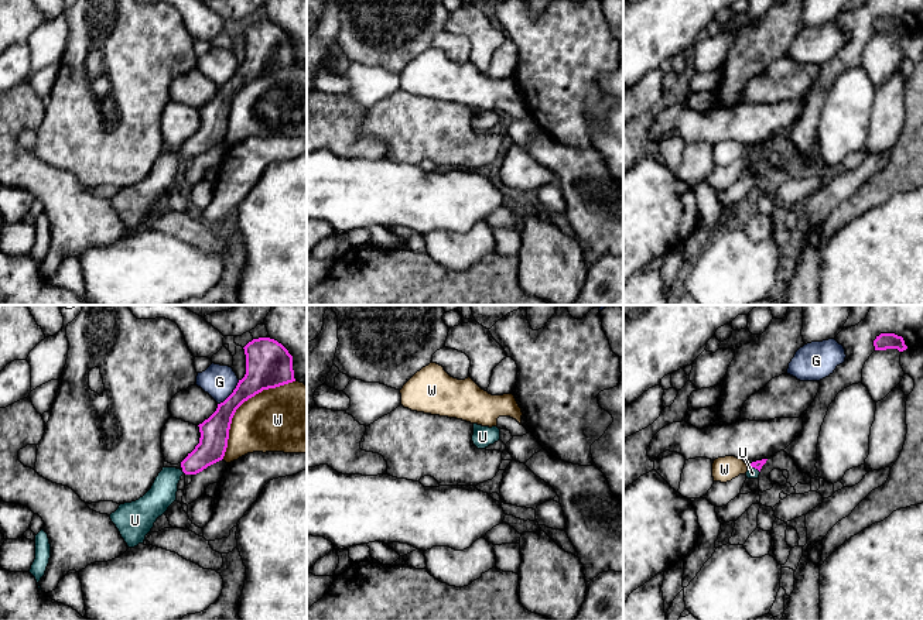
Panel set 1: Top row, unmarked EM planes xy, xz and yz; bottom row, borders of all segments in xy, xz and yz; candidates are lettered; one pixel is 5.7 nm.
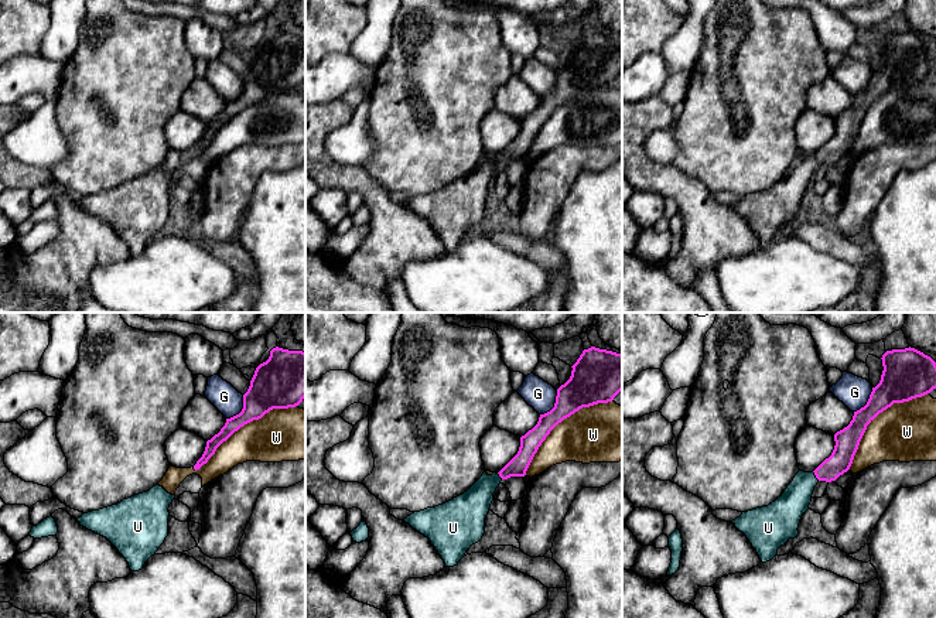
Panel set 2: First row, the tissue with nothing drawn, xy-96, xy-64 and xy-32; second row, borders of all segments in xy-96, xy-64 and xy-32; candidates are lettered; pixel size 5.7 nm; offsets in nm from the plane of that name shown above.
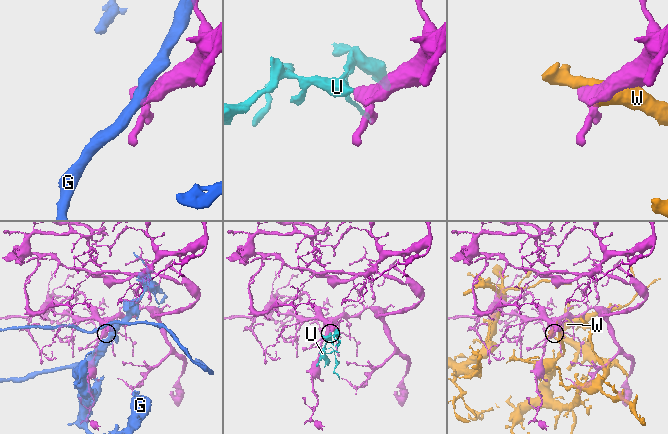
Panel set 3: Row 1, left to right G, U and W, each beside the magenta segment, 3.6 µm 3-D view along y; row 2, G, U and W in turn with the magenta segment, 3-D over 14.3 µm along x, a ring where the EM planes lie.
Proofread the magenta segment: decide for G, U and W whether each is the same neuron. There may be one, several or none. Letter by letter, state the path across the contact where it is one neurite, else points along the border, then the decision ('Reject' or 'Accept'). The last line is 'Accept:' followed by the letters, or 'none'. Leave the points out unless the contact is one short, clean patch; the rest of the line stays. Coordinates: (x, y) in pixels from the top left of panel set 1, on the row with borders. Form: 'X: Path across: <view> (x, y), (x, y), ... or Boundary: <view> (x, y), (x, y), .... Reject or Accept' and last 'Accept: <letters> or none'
G: Reject
U: Path across: yz (758, 465), (754, 466), (752, 473). Accept
W: Reject
Accept: U

